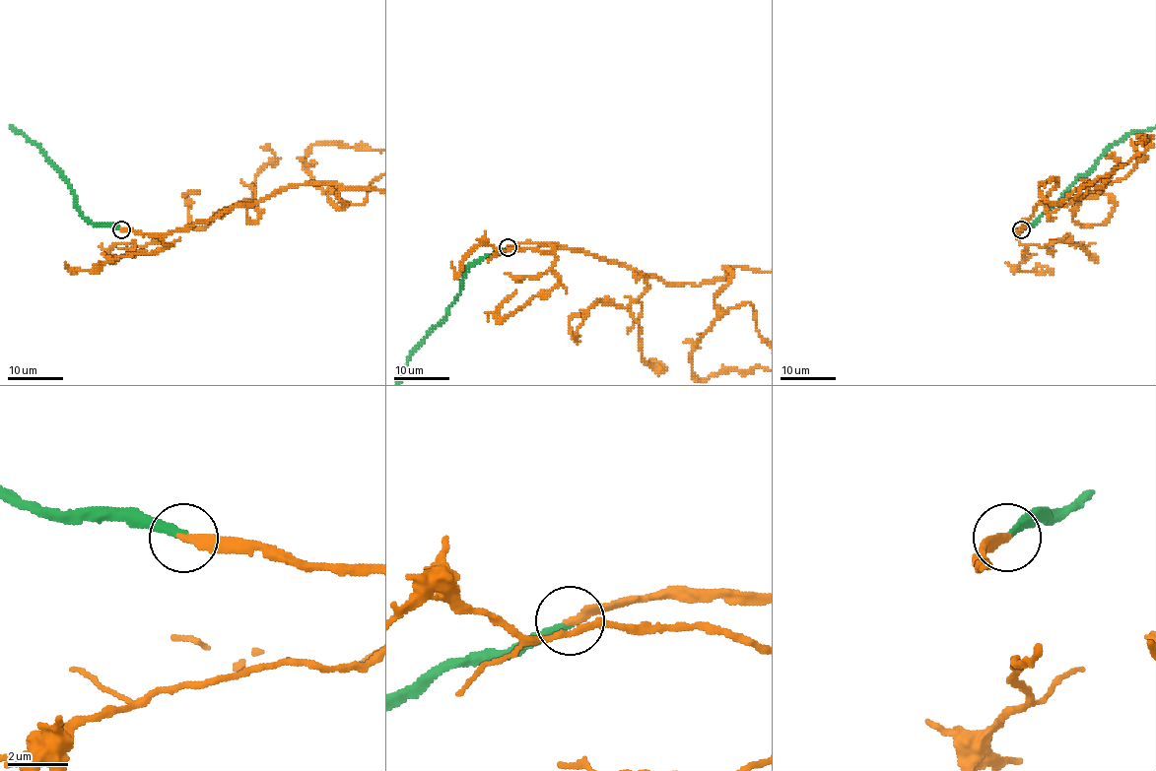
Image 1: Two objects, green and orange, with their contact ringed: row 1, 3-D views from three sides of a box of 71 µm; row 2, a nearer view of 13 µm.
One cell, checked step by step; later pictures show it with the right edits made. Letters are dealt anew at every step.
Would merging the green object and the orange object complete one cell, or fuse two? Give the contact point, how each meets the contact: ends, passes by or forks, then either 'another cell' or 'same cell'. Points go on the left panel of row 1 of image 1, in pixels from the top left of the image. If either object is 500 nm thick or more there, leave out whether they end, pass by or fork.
at (121, 229); green ends there; orange ends there; same cell

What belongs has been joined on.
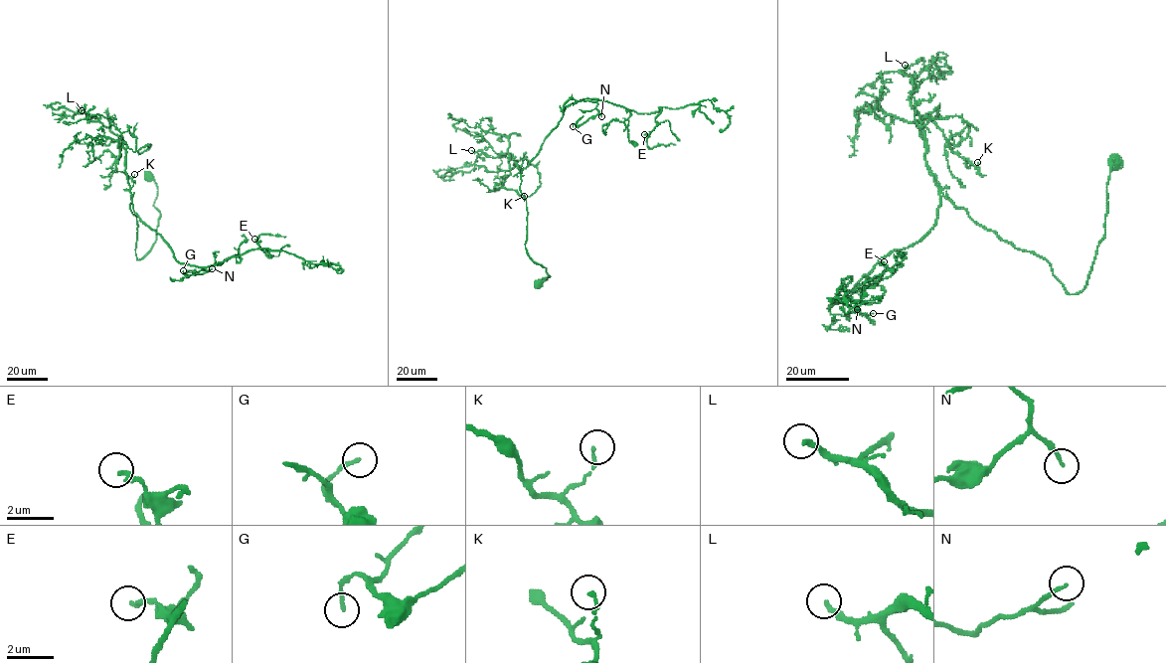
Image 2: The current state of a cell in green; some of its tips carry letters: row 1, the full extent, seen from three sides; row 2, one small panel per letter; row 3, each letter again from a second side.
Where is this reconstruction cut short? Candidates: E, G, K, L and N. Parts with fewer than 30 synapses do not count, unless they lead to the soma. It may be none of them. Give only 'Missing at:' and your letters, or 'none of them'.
Missing at: L

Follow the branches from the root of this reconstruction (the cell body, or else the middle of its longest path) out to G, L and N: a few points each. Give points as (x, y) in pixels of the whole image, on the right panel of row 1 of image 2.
G: (1115, 159), (1104, 238), (1080, 292), (942, 195), (937, 223), (829, 307), (873, 313)
L: (1115, 159), (1104, 238), (1086, 285), (1070, 294), (1044, 258), (941, 193), (905, 65)
N: (1115, 159), (1104, 238), (1080, 292), (942, 195), (937, 223), (829, 307), (857, 309)

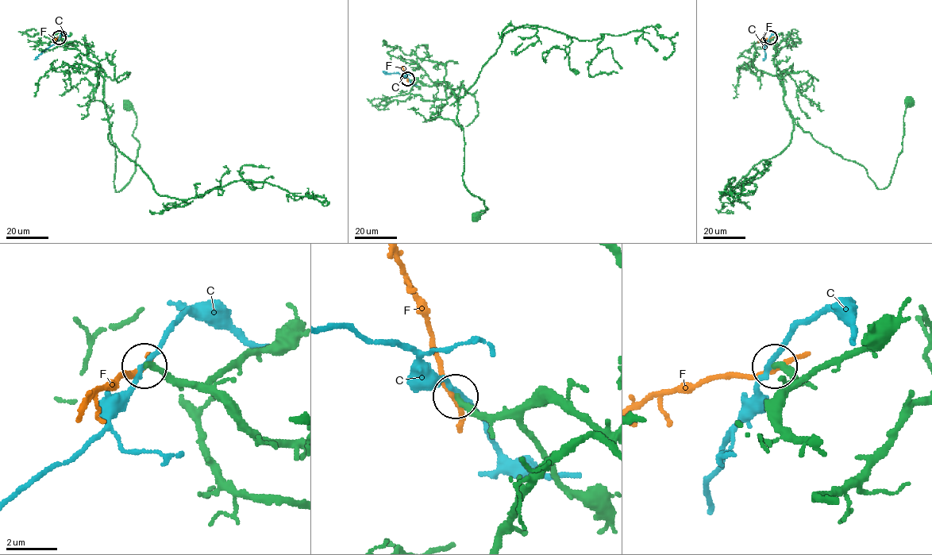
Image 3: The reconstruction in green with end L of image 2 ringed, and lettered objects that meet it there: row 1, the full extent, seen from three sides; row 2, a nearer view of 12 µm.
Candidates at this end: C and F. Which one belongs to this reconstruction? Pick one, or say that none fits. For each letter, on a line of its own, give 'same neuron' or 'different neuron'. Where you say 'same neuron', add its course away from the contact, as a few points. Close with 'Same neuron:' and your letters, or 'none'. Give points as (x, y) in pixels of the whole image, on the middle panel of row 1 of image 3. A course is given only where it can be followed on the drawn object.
C: different neuron
F: different neuron
Same neuron: none

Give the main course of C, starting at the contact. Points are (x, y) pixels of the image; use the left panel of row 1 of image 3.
C: (59, 37), (34, 59)

